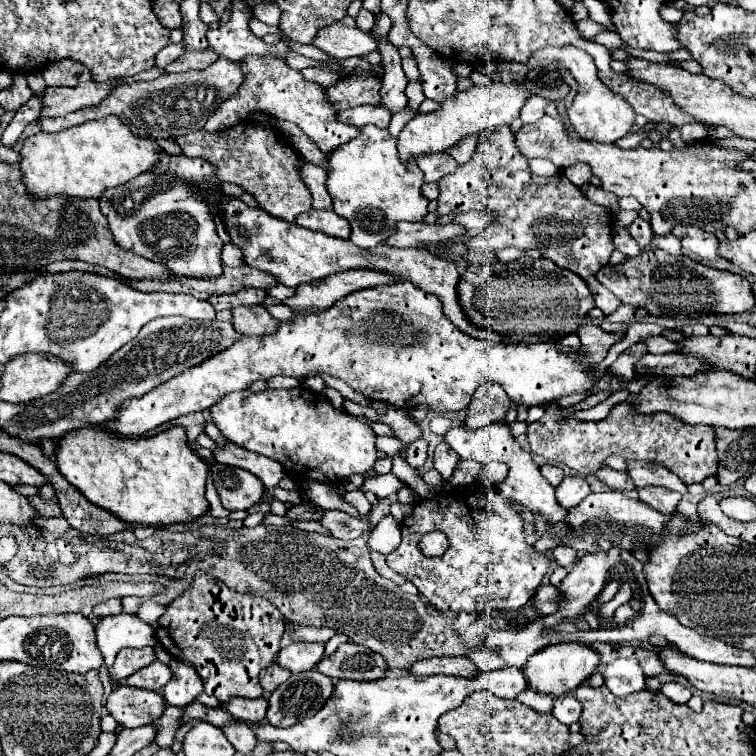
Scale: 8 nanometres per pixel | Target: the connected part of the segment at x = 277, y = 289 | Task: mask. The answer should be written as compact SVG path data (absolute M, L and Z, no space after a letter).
M277 284L277 286L273 286L271 290L269 290L269 294L273 296L273 298L277 298L277 300L287 300L287 298L291 298L293 294L295 294L295 288L289 288L289 286L285 286L285 284Z

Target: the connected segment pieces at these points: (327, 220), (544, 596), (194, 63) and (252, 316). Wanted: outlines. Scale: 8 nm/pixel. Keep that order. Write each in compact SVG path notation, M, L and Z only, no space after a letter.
M307 210L297 216L295 220L299 226L323 232L327 236L335 238L349 238L349 222L341 216L337 216L333 210Z
M539 586L537 592L535 592L535 610L541 612L541 614L553 614L557 612L557 604L561 602L561 596L559 596L559 588L557 586Z
M205 48L201 52L187 52L183 54L177 62L165 66L165 72L187 72L187 70L203 70L207 66L211 66L219 56L211 50Z
M263 304L243 306L231 310L231 324L239 334L257 334L265 336L277 328L277 320L265 310Z

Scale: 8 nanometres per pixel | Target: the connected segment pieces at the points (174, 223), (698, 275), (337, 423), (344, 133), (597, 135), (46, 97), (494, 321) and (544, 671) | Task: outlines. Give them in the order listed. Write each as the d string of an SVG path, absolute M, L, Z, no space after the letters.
M141 174L117 188L107 188L99 198L99 204L121 248L133 250L153 262L161 262L179 276L215 278L223 272L223 242L217 236L209 208L195 186L169 176Z
M649 248L635 258L627 258L617 266L605 266L597 272L597 280L609 288L623 304L645 308L653 316L697 318L699 314L733 314L745 312L755 304L751 284L739 274L721 272L689 260L689 256L671 256L665 250Z
M293 388L293 390L263 390L263 392L231 392L227 394L219 404L213 405L209 409L213 422L225 434L229 442L235 442L237 446L269 456L277 460L285 472L295 478L297 482L305 480L319 480L325 484L339 484L351 474L363 474L367 472L373 462L377 460L377 450L375 450L375 432L367 426L363 426L355 416L343 414L341 410L335 410L331 402L313 390L307 388Z
M249 56L243 60L243 74L245 82L241 84L239 92L233 98L225 100L225 104L221 104L221 108L205 124L205 130L231 128L233 124L245 120L251 112L263 110L279 120L289 120L297 124L323 154L333 152L333 148L339 148L341 144L357 138L359 128L353 128L351 124L341 124L337 120L337 110L333 108L333 104L329 104L325 90L313 82L303 80L299 70L289 68L281 58Z
M565 44L565 48L541 48L533 52L533 56L527 62L529 70L553 70L551 64L557 62L557 68L565 68L571 72L571 76L577 80L577 94L573 98L571 108L567 110L567 116L571 124L577 128L581 138L595 140L595 142L615 142L625 136L625 132L631 132L631 126L635 124L635 110L633 106L621 96L615 94L611 88L607 88L599 76L597 66L593 64L593 58L579 48L573 48L571 44Z
M87 80L85 84L77 84L71 88L51 88L47 86L43 90L43 110L41 116L65 116L69 112L77 112L87 106L97 106L113 86L123 84L123 80L107 80L107 82L95 82Z
M519 258L505 264L495 260L489 266L471 264L461 272L457 294L461 310L473 326L489 328L523 344L557 342L573 334L595 306L587 284L577 274L565 272L545 258Z
M565 642L565 644L553 644L537 652L537 656L529 658L529 664L525 664L523 674L529 680L529 688L539 694L551 694L553 698L559 698L563 694L573 692L577 686L581 686L599 666L599 654L585 644L577 642Z

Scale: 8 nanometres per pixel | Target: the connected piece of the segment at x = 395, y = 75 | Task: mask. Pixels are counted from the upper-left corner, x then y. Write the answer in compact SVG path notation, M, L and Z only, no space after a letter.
M379 42L379 52L383 56L383 88L381 88L381 96L383 96L383 106L387 106L391 112L399 112L407 106L407 96L405 96L405 86L407 86L407 78L405 72L401 68L401 56L397 52L397 48L389 42Z

